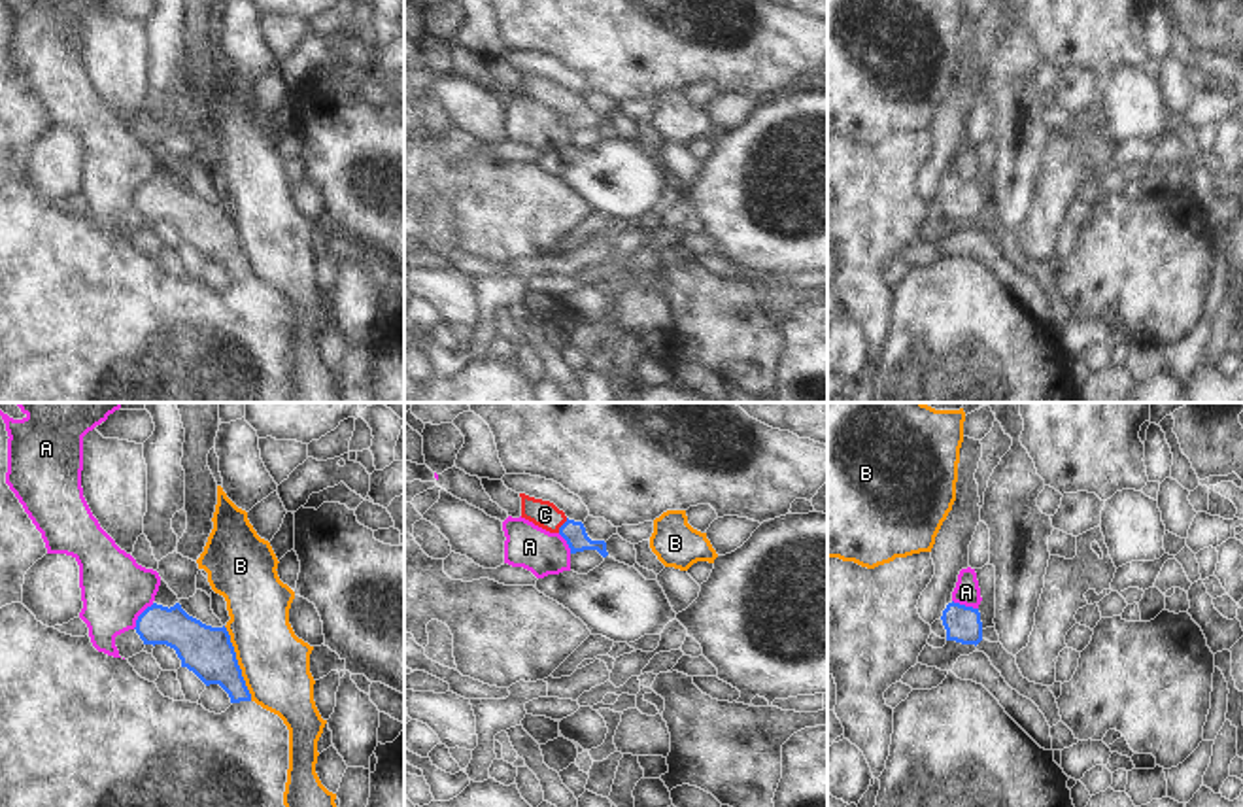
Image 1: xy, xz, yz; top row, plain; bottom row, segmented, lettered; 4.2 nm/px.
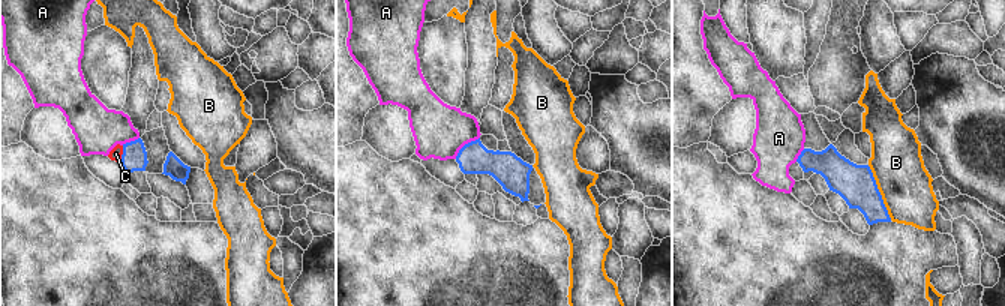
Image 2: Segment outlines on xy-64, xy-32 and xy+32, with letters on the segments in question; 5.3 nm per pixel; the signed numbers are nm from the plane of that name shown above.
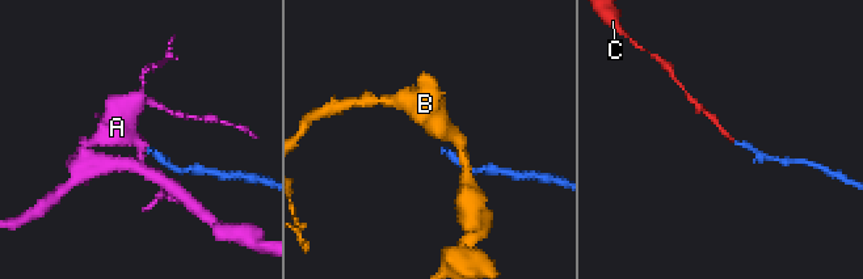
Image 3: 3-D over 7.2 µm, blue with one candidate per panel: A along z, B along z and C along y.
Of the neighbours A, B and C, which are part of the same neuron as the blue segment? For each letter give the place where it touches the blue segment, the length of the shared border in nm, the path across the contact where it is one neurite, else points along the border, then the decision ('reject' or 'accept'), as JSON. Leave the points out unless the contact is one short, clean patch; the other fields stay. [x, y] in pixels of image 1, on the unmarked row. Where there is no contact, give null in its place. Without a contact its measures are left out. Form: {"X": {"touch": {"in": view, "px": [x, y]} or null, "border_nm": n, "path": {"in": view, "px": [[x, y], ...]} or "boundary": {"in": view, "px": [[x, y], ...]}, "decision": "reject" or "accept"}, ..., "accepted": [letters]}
{"A": {"touch": {"in": "xy", "px": [140, 191]}, "border_nm": 140, "boundary": {"in": "xy", "px": [[153, 180], [138, 193], [133, 205]]}, "decision": "reject"}, "B": {"touch": {"in": "xy", "px": [237, 240]}, "border_nm": 340, "boundary": {"in": "xy", "px": [[223, 203], [252, 276]]}, "decision": "reject"}, "C": {"touch": {"in": "xz", "px": [561, 103]}, "border_nm": 80, "path": {"in": "xz", "px": [[573, 108], [561, 103], [544, 91]]}, "decision": "accept"}, "accepted": ["C"]}

